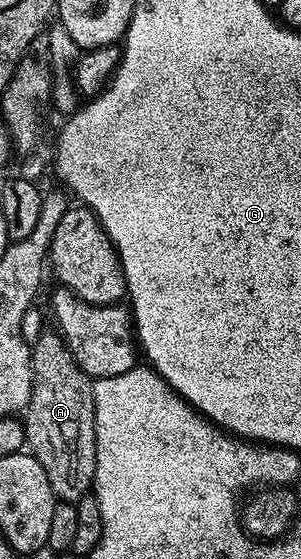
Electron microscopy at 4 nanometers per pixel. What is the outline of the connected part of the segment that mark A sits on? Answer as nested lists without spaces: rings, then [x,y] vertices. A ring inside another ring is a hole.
[[[44,331],[40,335],[40,339],[36,339],[36,343],[30,346],[30,366],[32,367],[32,395],[30,401],[24,410],[24,424],[26,426],[26,449],[40,463],[40,467],[44,467],[44,471],[48,475],[48,483],[52,487],[55,498],[62,503],[77,503],[77,501],[87,496],[94,488],[94,476],[96,475],[96,411],[94,410],[94,381],[86,372],[78,366],[76,359],[72,355],[72,351],[66,345],[66,340],[62,338],[62,334],[57,331]]]

